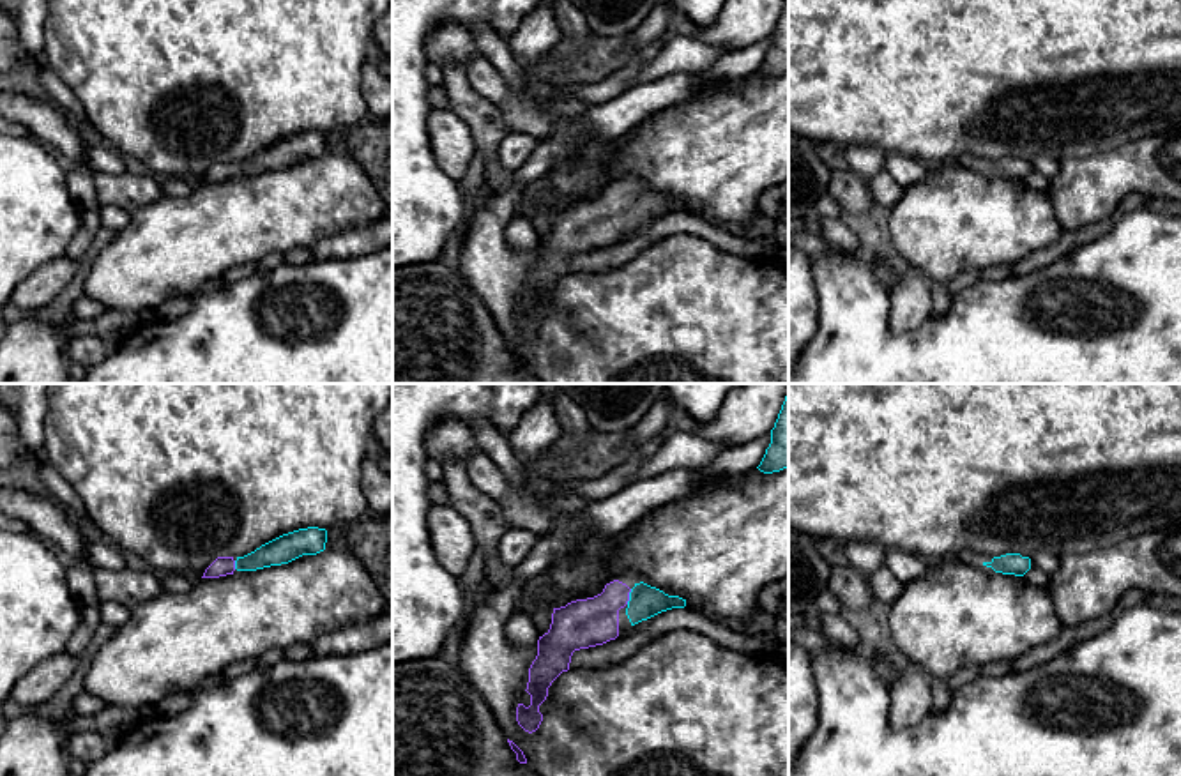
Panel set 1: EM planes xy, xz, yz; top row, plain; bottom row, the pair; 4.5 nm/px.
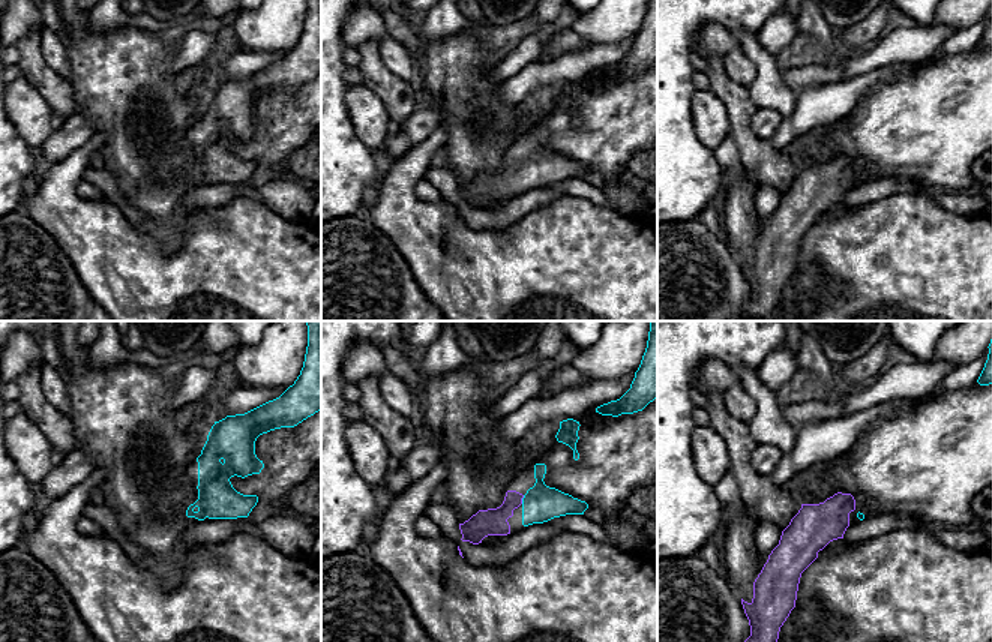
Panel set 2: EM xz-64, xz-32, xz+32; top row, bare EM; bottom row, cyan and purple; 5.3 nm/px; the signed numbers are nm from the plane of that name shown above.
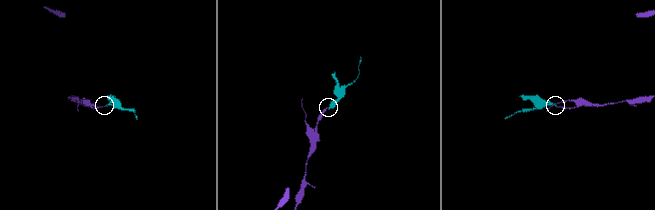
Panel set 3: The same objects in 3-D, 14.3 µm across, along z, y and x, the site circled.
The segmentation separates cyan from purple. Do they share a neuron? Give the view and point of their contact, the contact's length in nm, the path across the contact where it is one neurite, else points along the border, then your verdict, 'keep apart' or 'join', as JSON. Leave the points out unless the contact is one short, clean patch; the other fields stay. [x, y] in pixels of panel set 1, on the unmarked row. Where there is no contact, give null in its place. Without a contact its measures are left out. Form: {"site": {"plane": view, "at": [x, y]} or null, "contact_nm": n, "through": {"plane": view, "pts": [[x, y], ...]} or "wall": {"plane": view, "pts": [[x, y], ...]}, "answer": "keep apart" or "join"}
{"site": {"plane": "xz", "at": [630, 200]}, "contact_nm": 80, "through": {"plane": "xz", "pts": [[646, 205], [630, 200], [616, 200], [586, 227]]}, "answer": "join"}

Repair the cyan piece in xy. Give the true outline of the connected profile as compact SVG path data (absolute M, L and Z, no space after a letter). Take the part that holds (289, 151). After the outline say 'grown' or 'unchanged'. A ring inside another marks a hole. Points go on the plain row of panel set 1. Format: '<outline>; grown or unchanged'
M318 131L299 133L283 138L244 161L217 161L202 182L219 182L233 175L256 175L288 168L302 159L316 159L325 154L327 134Z; grown

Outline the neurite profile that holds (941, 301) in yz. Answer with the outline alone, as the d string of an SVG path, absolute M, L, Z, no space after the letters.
M932 283L932 311L930 318L944 316L951 308L949 283Z

